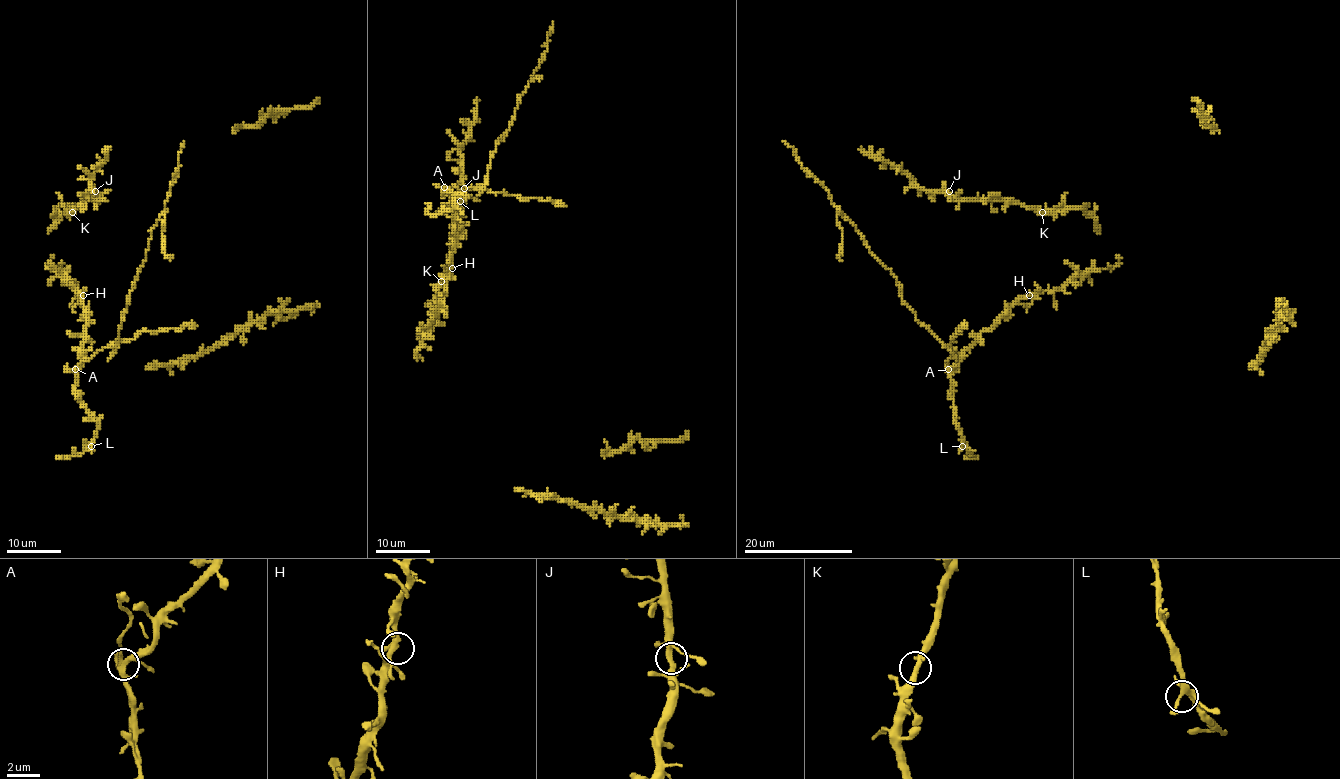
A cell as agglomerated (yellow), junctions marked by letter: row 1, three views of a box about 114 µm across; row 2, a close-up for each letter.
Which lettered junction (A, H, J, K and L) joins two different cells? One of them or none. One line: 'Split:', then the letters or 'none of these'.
Split: A

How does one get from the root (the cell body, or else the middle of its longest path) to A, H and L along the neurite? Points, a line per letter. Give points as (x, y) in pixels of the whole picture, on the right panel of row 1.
A: (1046, 291), (1022, 296), (981, 333), (949, 370)
H: (1046, 291), (1034, 291), (1029, 295)
L: (1046, 291), (1022, 296), (981, 333), (949, 371), (954, 421), (962, 446)

